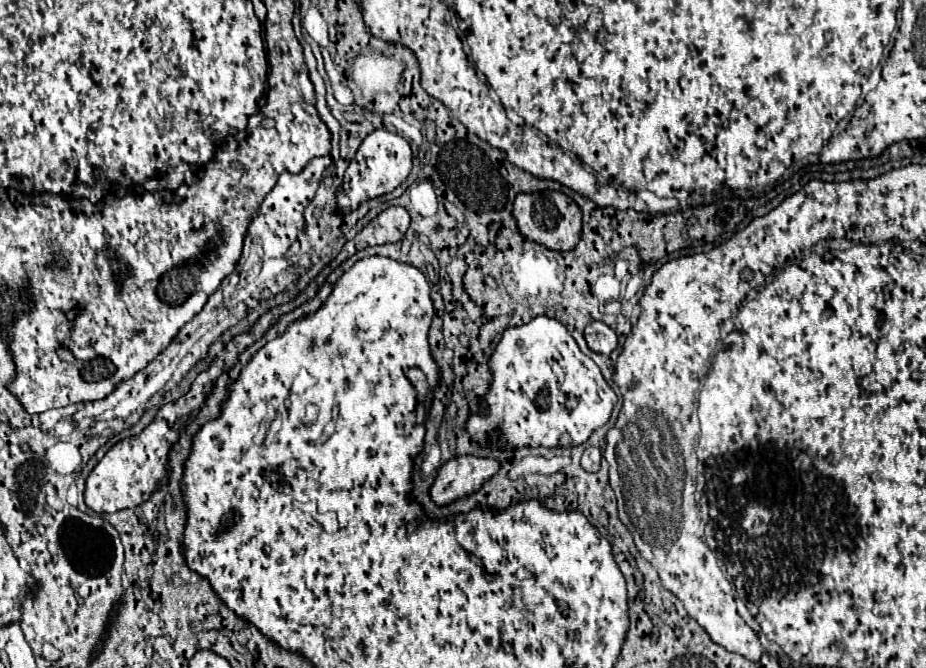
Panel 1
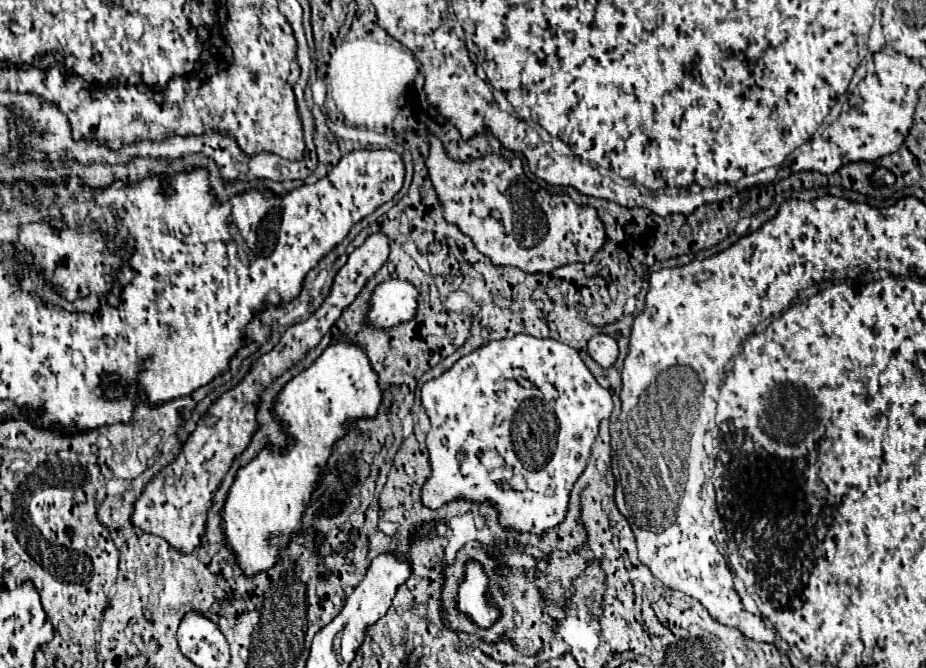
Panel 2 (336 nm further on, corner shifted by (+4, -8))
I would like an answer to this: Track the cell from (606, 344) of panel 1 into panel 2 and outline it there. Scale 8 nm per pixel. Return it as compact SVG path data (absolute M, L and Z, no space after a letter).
M605 333L595 335L589 341L589 355L601 365L601 367L611 367L617 361L617 341Z

